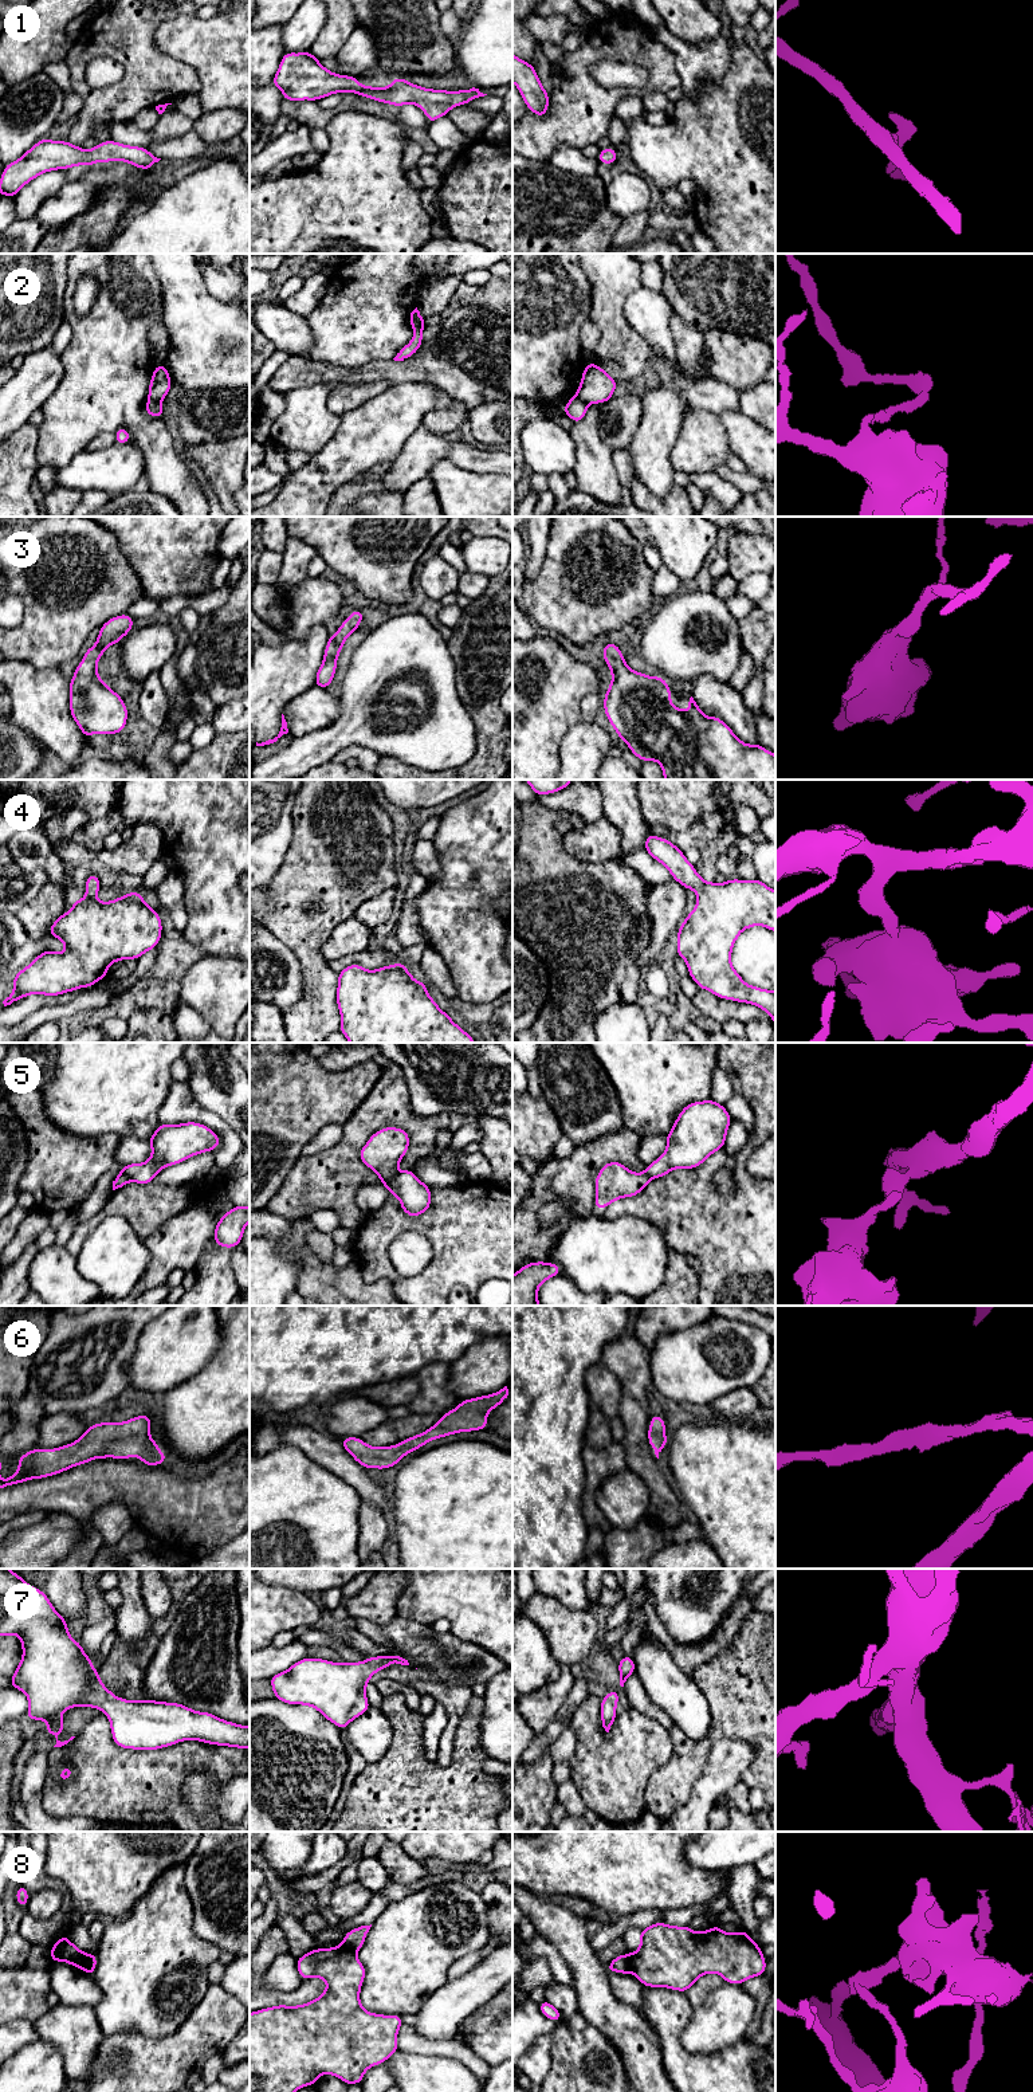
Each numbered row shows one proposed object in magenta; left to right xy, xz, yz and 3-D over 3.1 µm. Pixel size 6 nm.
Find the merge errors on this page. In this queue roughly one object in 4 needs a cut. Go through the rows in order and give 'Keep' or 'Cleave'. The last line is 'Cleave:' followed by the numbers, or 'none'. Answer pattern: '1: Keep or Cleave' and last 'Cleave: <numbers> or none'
1: Keep
2: Cleave
3: Keep
4: Keep
5: Cleave
6: Keep
7: Keep
8: Cleave
Cleave: 2, 5, 8

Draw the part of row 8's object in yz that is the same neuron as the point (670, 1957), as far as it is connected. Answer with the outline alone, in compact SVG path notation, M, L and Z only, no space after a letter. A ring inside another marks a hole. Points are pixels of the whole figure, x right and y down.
M655 1923L640 1931L640 1946L628 1954L631 1971L647 1987L667 1987L687 1993L702 1975L718 1973L724 1982L741 1985L749 1978L762 1977L766 1971L766 1959L762 1948L742 1930L728 1934L712 1926L703 1932L695 1932L688 1926L668 1926Z

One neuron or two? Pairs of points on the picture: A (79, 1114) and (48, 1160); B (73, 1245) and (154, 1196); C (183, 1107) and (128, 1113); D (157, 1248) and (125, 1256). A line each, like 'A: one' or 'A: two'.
A: two
B: one
C: two
D: two

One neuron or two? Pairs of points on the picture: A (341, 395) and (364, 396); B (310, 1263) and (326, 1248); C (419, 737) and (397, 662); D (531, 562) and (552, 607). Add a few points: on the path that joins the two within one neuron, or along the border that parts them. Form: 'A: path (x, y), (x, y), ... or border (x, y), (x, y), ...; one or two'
A: path (346, 396), (358, 396); one
B: border (307, 1247), (325, 1263), (330, 1264); two
C: path (438, 711), (439, 693), (431, 670), (423, 662); one
D: border (548, 545), (539, 572), (533, 579), (526, 580); two

